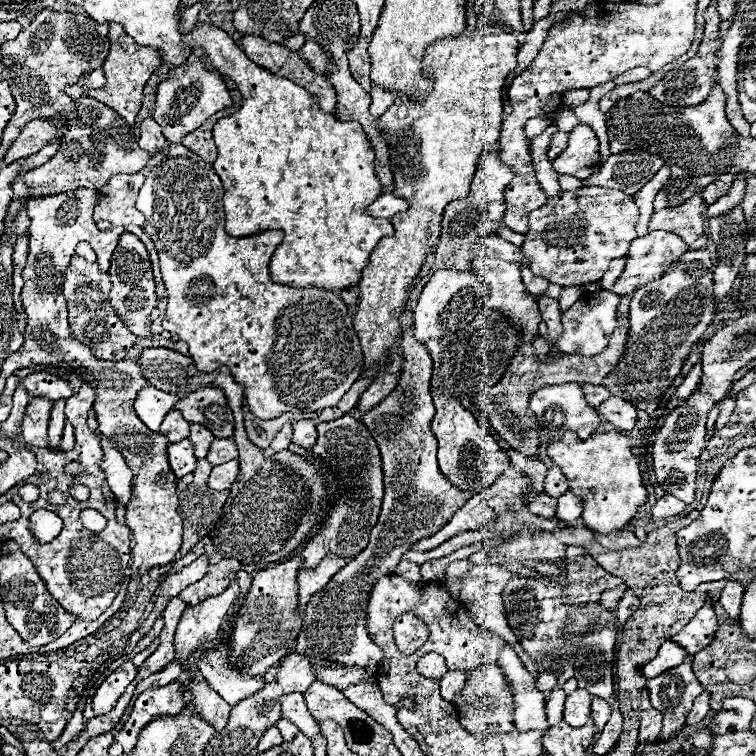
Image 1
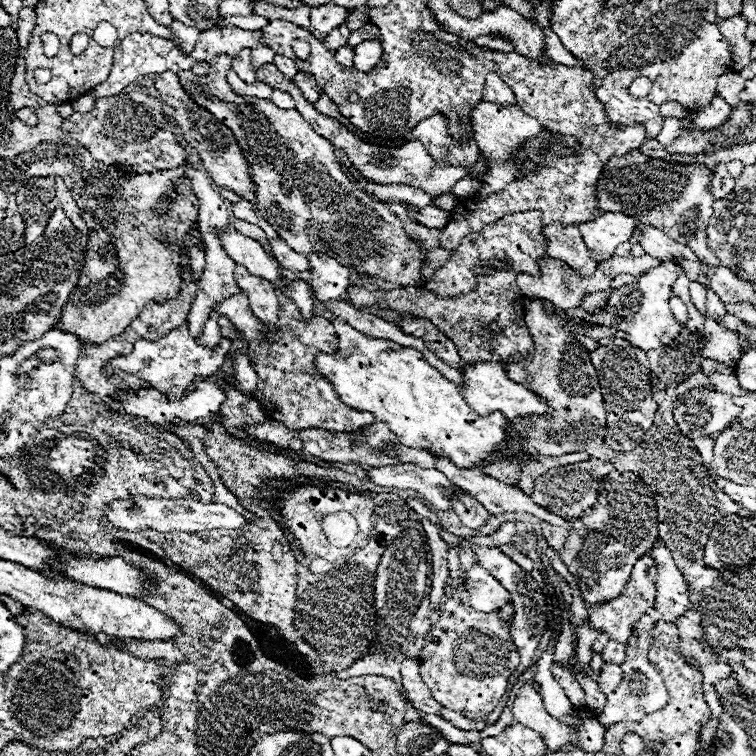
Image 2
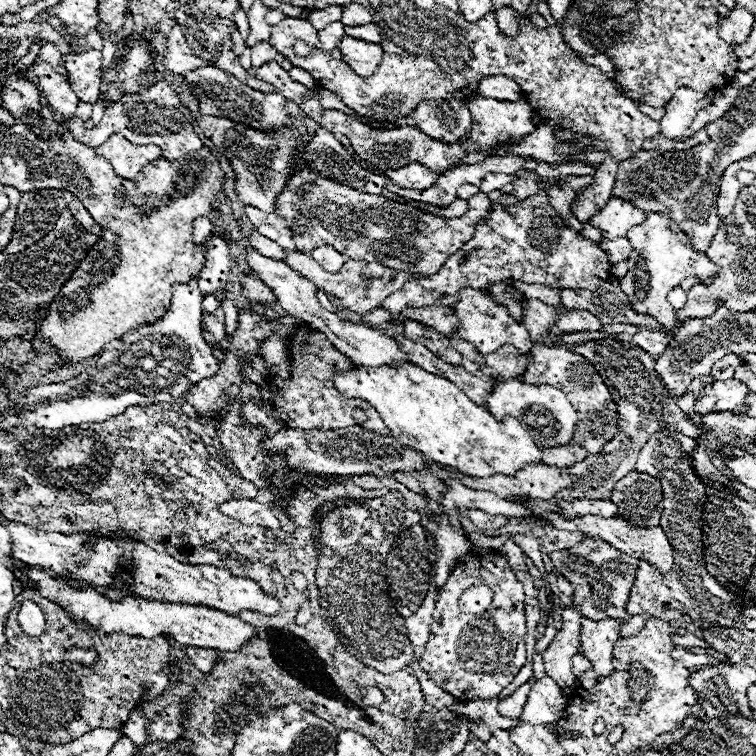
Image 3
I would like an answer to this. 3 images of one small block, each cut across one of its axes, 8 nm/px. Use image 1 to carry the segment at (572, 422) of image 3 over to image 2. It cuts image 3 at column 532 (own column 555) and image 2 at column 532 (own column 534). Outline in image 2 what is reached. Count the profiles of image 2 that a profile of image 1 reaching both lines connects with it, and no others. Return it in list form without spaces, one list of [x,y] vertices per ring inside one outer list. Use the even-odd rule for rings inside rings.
[[[480,362],[474,368],[464,366],[464,378],[466,378],[466,384],[462,388],[462,394],[468,406],[476,410],[478,414],[492,414],[500,410],[508,418],[508,416],[530,416],[530,414],[548,412],[548,404],[540,396],[536,396],[532,390],[510,380],[504,366],[498,362]]]

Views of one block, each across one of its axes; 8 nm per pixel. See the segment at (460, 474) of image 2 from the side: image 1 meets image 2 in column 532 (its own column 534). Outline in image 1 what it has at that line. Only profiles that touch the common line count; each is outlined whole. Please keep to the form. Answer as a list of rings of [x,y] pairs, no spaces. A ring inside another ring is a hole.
[[[542,492],[532,504],[528,504],[528,512],[534,516],[542,516],[542,518],[552,520],[556,514],[556,498]]]

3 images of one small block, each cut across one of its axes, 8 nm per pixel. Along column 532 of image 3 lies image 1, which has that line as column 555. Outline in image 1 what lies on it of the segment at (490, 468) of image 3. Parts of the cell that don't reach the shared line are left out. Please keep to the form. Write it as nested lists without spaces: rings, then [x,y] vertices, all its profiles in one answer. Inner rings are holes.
[[[564,432],[558,442],[548,446],[548,456],[562,468],[562,474],[568,478],[570,492],[582,498],[582,520],[592,532],[614,534],[626,530],[636,510],[648,500],[638,462],[630,452],[630,440],[620,432],[596,432],[588,440],[580,440],[574,432]]]

